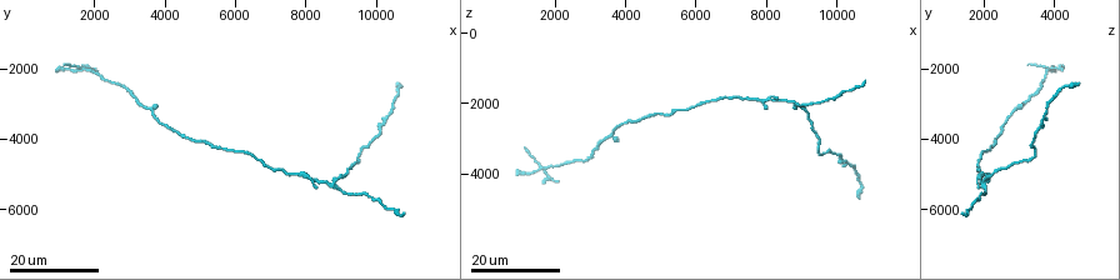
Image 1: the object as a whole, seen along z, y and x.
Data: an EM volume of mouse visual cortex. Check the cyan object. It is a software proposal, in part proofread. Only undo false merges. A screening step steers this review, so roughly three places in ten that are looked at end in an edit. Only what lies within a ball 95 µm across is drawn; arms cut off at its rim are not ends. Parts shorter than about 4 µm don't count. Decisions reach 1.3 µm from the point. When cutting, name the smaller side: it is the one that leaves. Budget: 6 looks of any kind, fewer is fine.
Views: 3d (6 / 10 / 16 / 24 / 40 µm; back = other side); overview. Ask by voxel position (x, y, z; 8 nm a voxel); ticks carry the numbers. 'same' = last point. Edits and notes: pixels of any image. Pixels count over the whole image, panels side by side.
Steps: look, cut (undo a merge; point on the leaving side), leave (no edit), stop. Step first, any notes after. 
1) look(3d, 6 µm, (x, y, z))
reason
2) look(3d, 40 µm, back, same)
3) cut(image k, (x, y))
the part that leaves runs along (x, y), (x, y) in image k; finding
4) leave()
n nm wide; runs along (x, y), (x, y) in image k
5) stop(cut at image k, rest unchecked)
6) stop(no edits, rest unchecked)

look(3d, 16 µm, (8800, 5300, 2000))
three arms meet

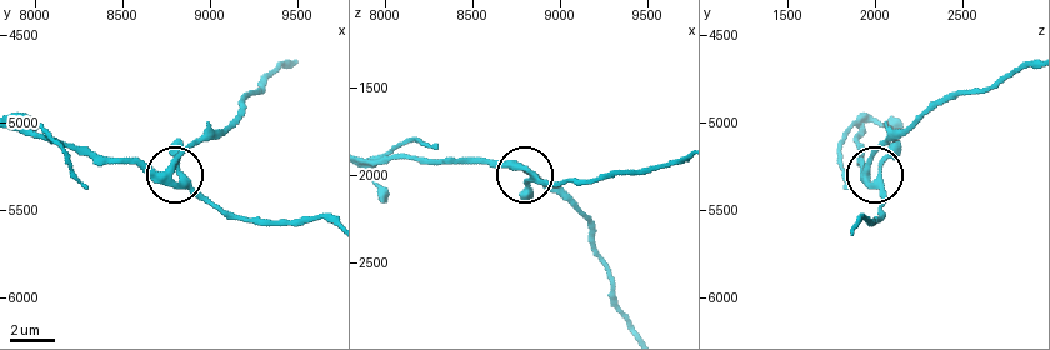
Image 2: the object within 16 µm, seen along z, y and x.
look(3d, 6 µm, (8820, 5260, 2020))

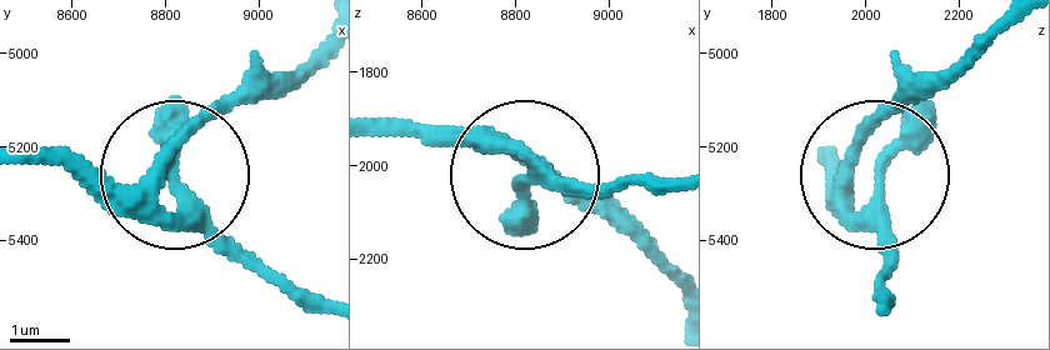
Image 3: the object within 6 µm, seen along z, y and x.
leave()
3 arms; runs along (375, 130), (465, 130), (530, 175), (654, 190) in image 3; all the same cell

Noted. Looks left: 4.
look(3d, 24 µm, (7800, 5000, 1800))
calibre changes

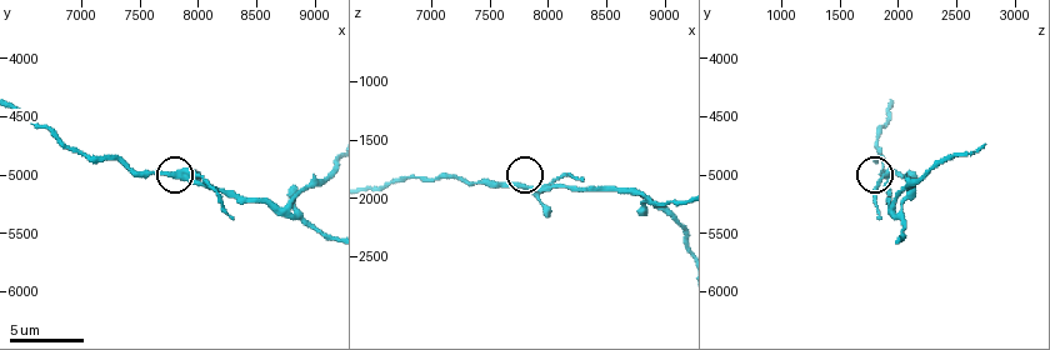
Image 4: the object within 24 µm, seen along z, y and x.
look(3d, 10 µm, (7820, 5000, 1920))

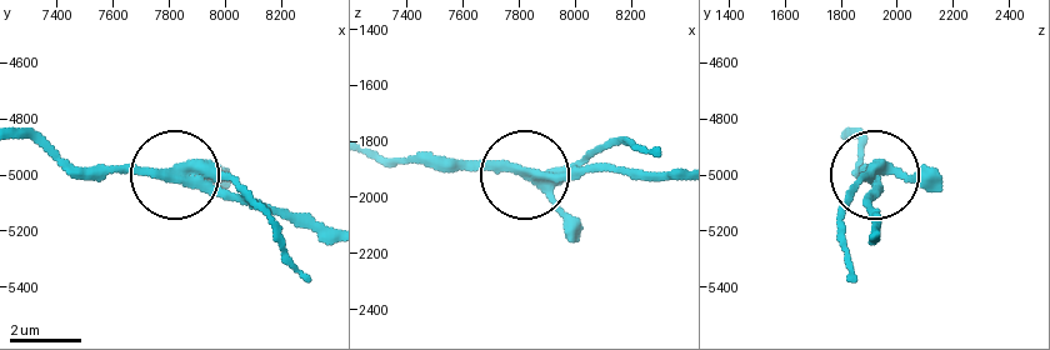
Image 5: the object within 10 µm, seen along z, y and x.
cut(image 5, (565, 214))
the part that leaves runs along (539, 176), (623, 140), (658, 155) in image 5; two cells meet here

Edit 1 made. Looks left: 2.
look(3d, 16 µm, (1700, 2000, 3800))

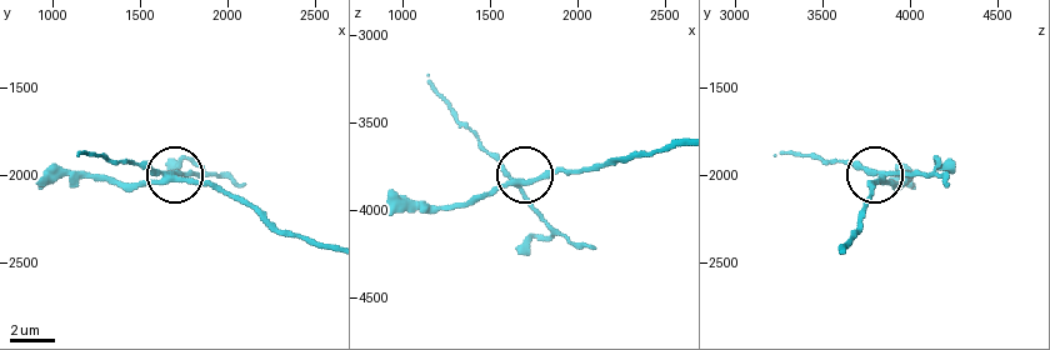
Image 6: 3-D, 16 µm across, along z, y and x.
look(3d, 10 µm, (1680, 2000, 3920))

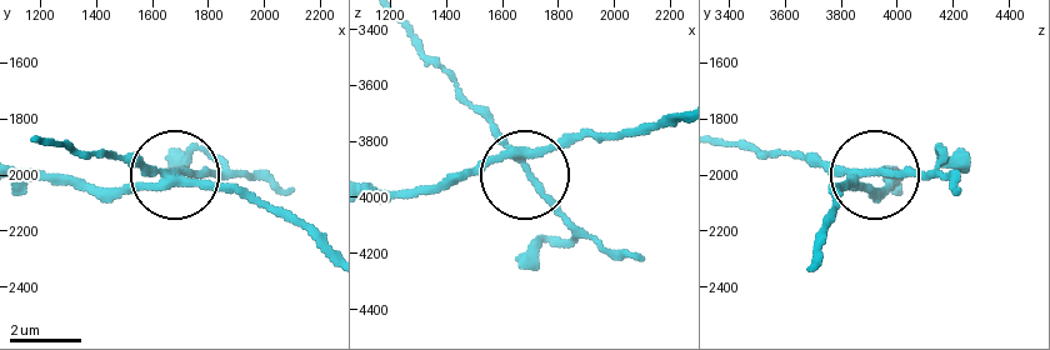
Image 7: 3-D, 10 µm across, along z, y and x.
cut(image 7, (138, 161))
the part that leaves runs along (164, 173), (50, 143) in image 7; a second cell is stuck on

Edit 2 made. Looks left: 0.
stop(cut at image 5, cut at image 7, rest unchecked)

